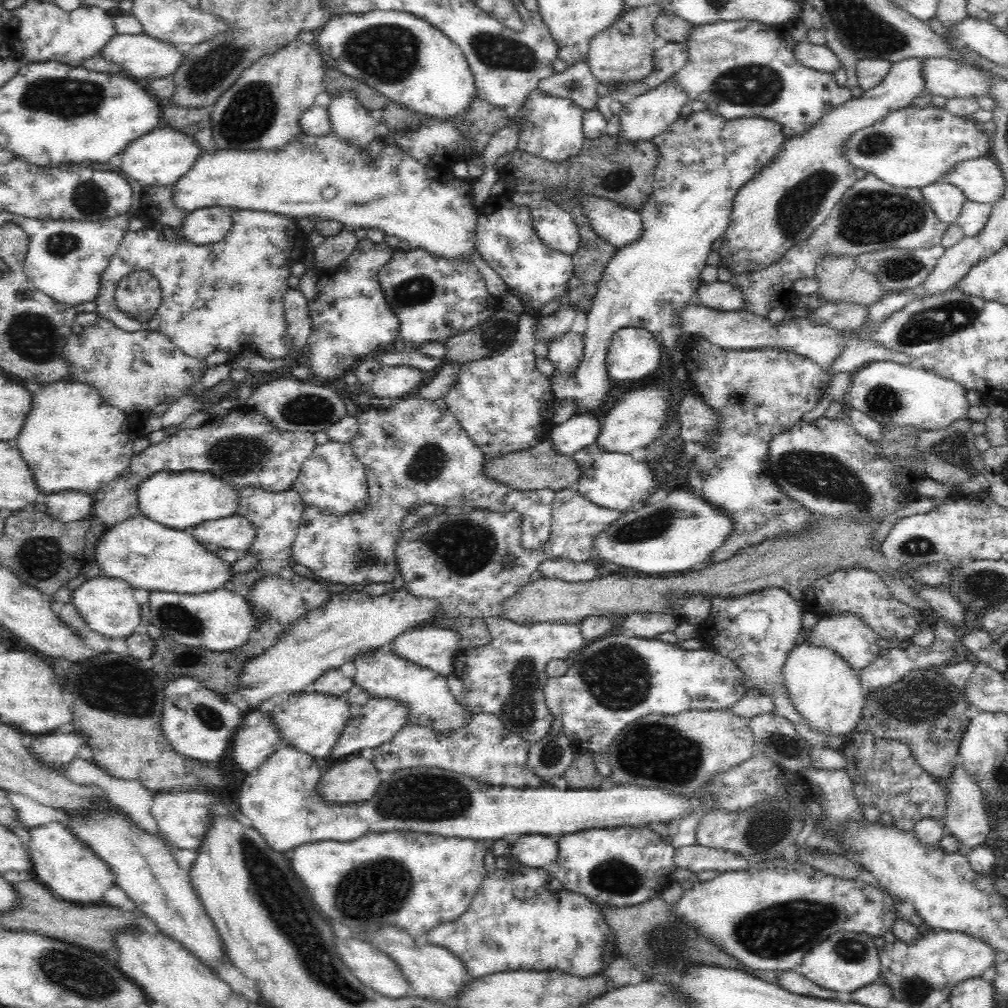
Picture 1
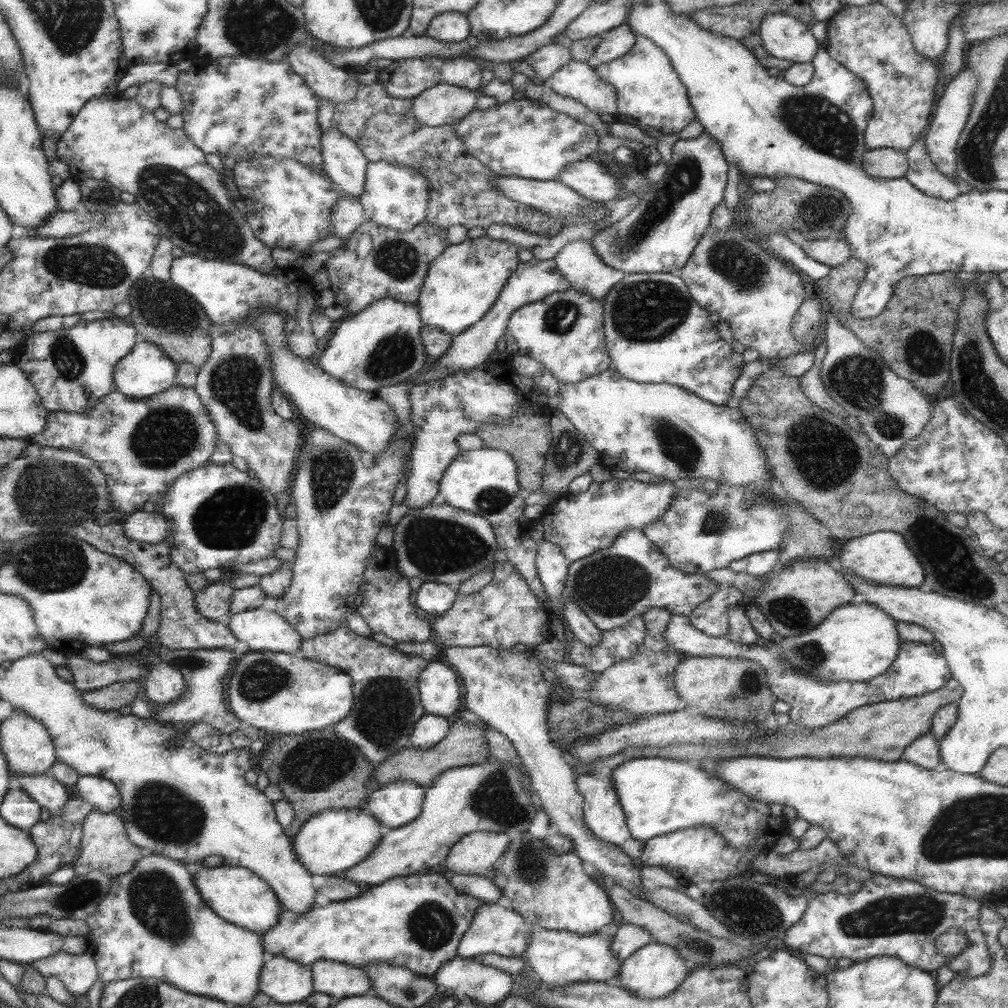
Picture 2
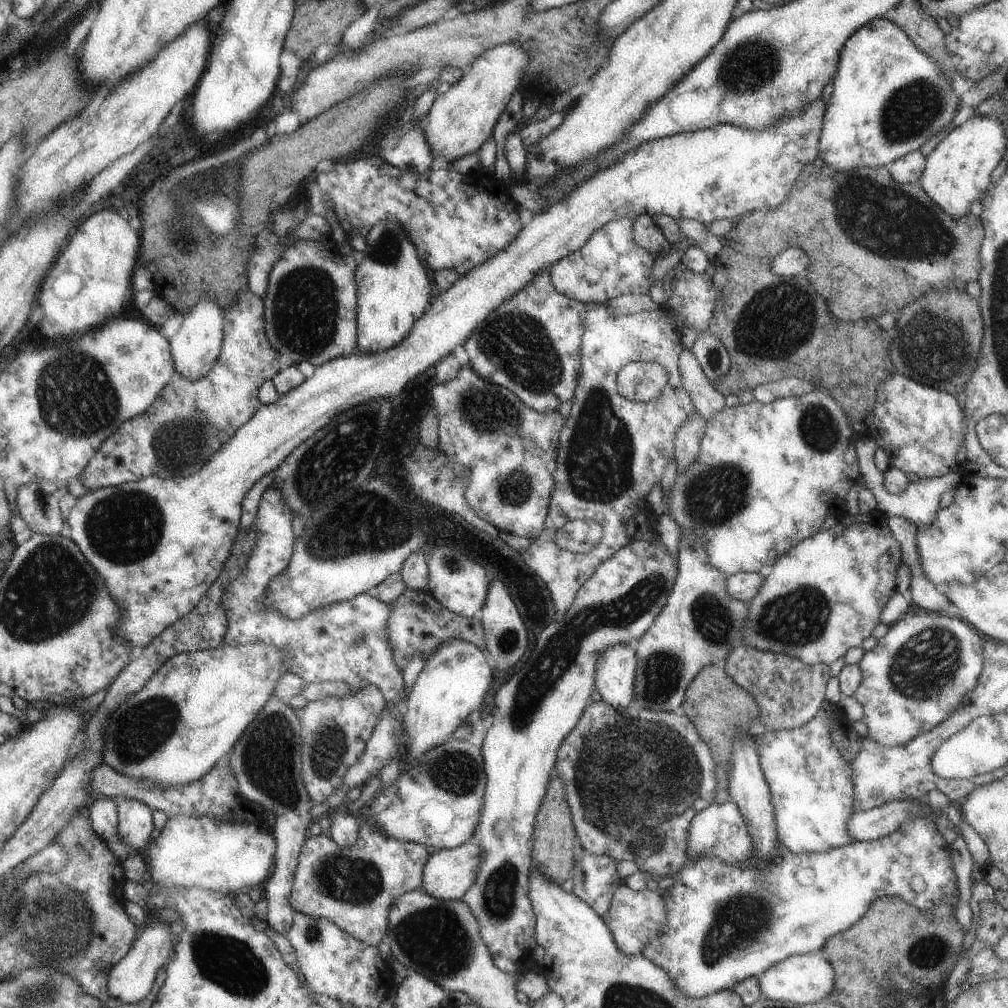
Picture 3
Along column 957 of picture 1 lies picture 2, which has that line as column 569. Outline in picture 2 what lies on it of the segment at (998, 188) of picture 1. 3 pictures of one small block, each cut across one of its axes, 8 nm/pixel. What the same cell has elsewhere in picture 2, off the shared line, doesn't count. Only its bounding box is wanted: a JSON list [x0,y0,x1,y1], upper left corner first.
[557,160,621,202]

